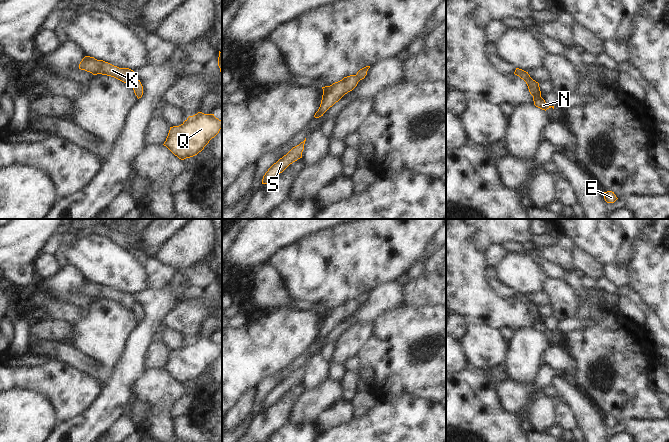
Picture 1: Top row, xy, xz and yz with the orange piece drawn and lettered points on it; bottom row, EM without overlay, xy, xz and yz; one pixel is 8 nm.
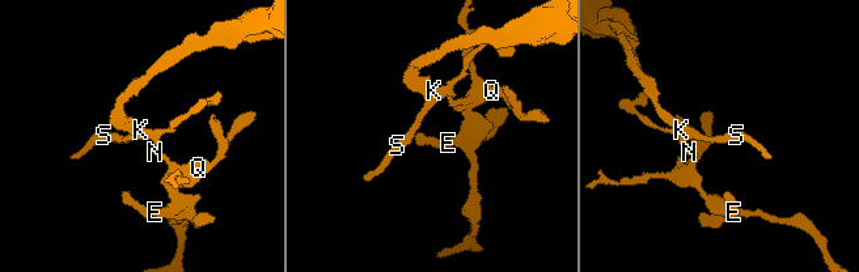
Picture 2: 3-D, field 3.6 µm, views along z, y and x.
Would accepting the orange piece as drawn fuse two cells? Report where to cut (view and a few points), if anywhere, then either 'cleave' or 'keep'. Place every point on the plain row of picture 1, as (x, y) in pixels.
xy (135, 302), (131, 308) | cleave

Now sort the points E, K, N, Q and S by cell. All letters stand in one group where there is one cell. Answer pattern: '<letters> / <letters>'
E N Q / K S

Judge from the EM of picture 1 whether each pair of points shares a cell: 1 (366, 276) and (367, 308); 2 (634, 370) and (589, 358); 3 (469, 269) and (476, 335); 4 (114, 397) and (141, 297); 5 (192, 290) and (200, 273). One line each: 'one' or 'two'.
1: two
2: one
3: two
4: one
5: one

